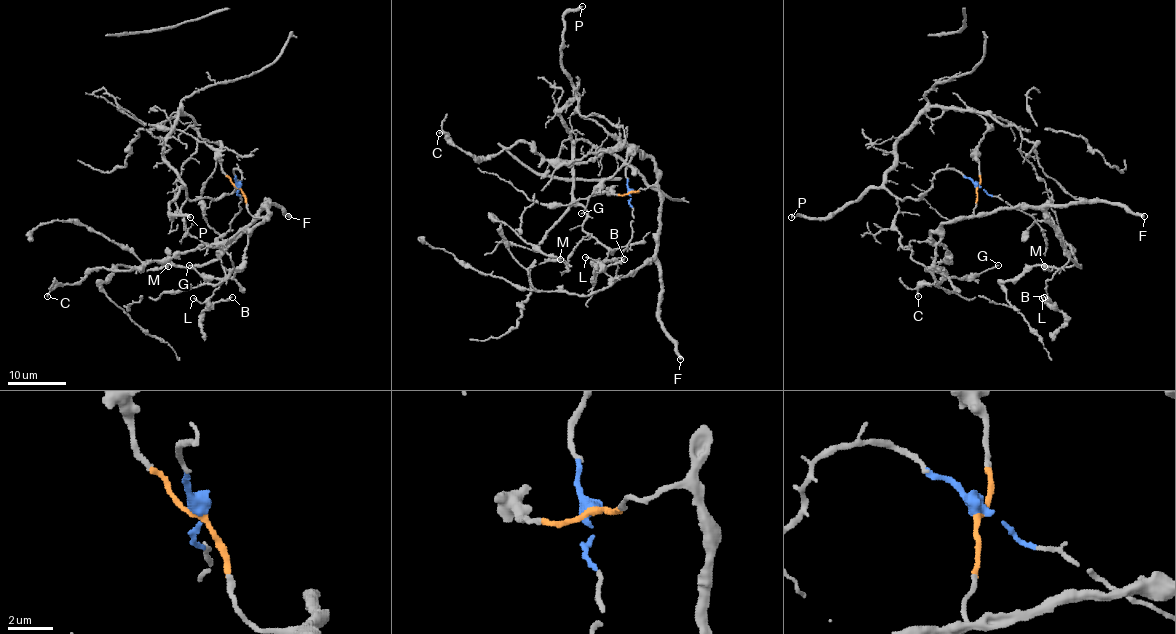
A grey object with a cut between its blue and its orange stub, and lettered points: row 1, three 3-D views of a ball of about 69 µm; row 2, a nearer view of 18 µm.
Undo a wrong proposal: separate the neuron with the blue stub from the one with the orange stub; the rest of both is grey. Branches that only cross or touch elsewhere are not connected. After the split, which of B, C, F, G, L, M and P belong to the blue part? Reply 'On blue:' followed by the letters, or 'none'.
On blue: P

